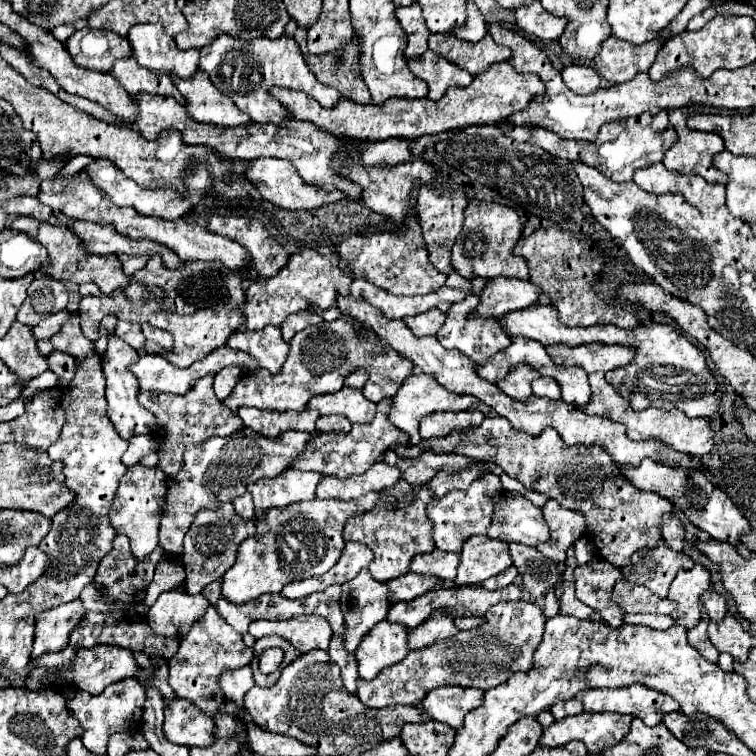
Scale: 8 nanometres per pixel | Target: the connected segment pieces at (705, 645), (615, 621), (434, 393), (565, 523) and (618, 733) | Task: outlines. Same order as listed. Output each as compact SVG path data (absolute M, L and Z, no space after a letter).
M702 608L702 618L700 618L698 626L694 626L694 628L688 630L688 644L694 646L706 660L718 662L720 652L718 652L718 650L712 646L712 642L708 640L708 630L706 630L706 628L708 628L708 622L710 622L708 612L706 612L706 608Z
M596 556L588 564L576 566L574 576L576 598L598 612L608 626L620 628L624 624L626 612L612 600L612 588L622 578L620 568L612 568L612 564Z
M414 374L410 376L408 380L404 380L400 392L392 398L394 404L392 404L392 412L390 412L390 420L392 424L396 424L400 430L404 430L408 436L410 436L410 444L418 444L420 442L420 436L418 436L418 424L420 420L430 414L430 412L436 412L436 410L452 410L452 412L458 412L458 410L466 410L474 404L478 404L480 400L476 400L474 396L466 396L466 394L454 394L454 392L448 392L444 390L444 386L440 386L436 380L432 380L432 376L428 374Z
M550 500L544 508L544 520L550 526L550 540L536 546L546 558L550 558L554 564L560 564L566 560L566 550L578 540L584 530L586 522L580 512L568 512L566 508L560 508L556 500Z
M576 714L564 720L556 720L544 730L540 746L556 748L564 746L570 740L582 740L590 754L602 752L608 744L618 744L630 728L632 716L616 714Z

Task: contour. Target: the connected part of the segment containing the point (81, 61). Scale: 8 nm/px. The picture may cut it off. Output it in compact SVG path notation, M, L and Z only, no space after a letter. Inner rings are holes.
M92 28L76 30L64 42L64 46L78 66L100 72L110 72L112 64L118 58L132 56L128 38L116 36L114 32L106 30L92 30Z

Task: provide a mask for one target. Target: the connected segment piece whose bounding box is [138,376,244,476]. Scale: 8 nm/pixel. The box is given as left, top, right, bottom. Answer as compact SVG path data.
M204 376L186 396L168 396L168 394L152 394L152 392L138 392L138 402L150 410L156 418L154 426L154 440L158 442L158 466L166 472L166 476L174 476L180 472L184 460L184 450L192 444L200 444L212 436L228 436L244 428L244 422L226 408L214 394L212 388L214 376Z

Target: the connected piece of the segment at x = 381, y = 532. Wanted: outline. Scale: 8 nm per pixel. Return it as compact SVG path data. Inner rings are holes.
M400 478L398 484L382 490L382 494L388 494L388 496L402 496L402 494L410 494L410 492L414 492L414 496L416 496L414 502L410 502L406 506L386 506L384 502L378 502L370 512L352 516L344 526L344 532L342 532L344 540L364 542L364 544L368 544L368 548L372 548L374 562L368 566L368 570L370 570L372 578L376 578L380 582L406 574L410 570L410 562L414 556L432 552L436 548L434 538L432 538L432 524L426 516L426 504L432 500L432 490L426 486L406 484L404 478Z

